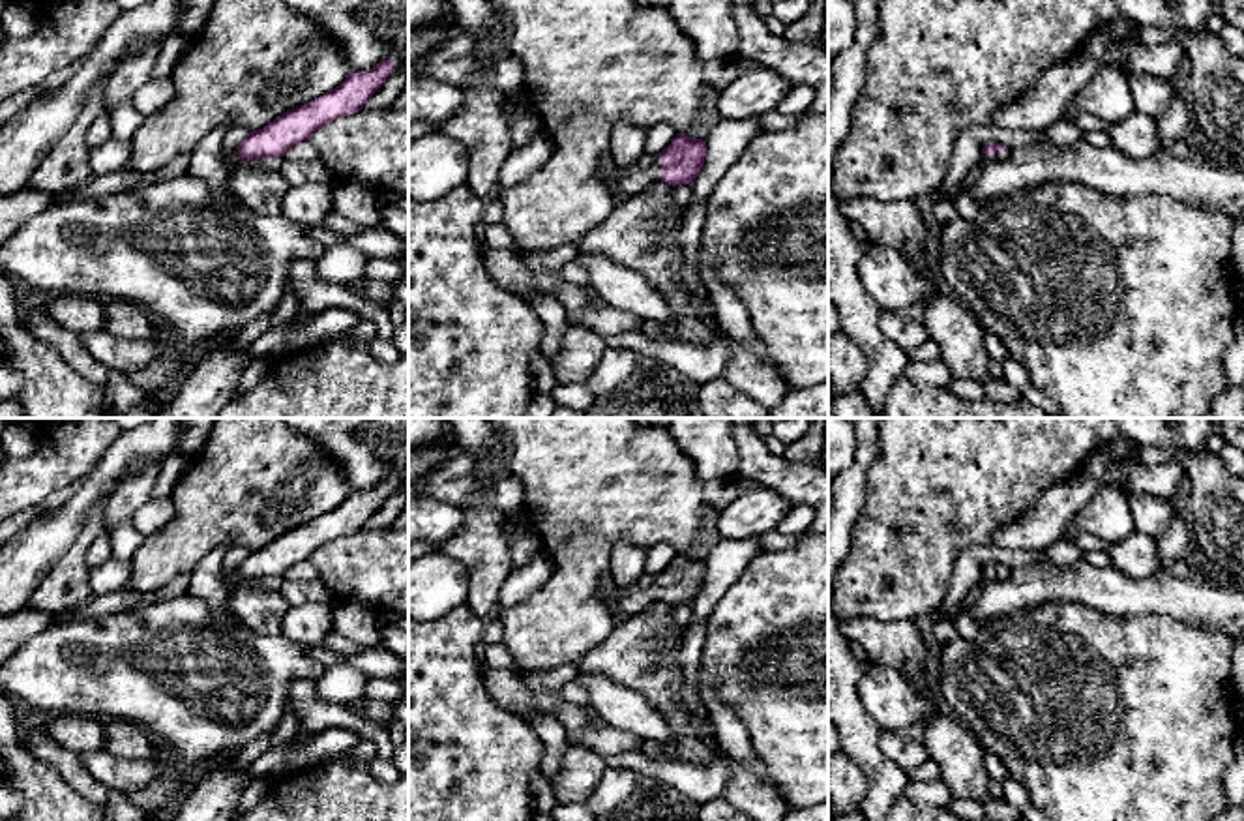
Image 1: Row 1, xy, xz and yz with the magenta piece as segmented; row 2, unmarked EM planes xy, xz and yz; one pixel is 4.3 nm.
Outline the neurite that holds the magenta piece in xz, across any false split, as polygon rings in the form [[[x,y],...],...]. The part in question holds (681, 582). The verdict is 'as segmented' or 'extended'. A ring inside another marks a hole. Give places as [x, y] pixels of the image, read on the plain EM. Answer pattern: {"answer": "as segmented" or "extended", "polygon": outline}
{"answer": "extended", "polygon": [[[676,553],[671,564],[663,568],[659,574],[654,575],[646,574],[628,590],[615,589],[613,592],[609,592],[605,596],[609,615],[611,619],[615,615],[620,615],[624,620],[628,620],[639,615],[643,609],[646,609],[652,602],[665,602],[669,605],[693,604],[693,600],[697,598],[704,585],[704,575],[706,560],[688,557],[686,553]]]}

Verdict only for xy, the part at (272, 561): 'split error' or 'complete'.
split error

